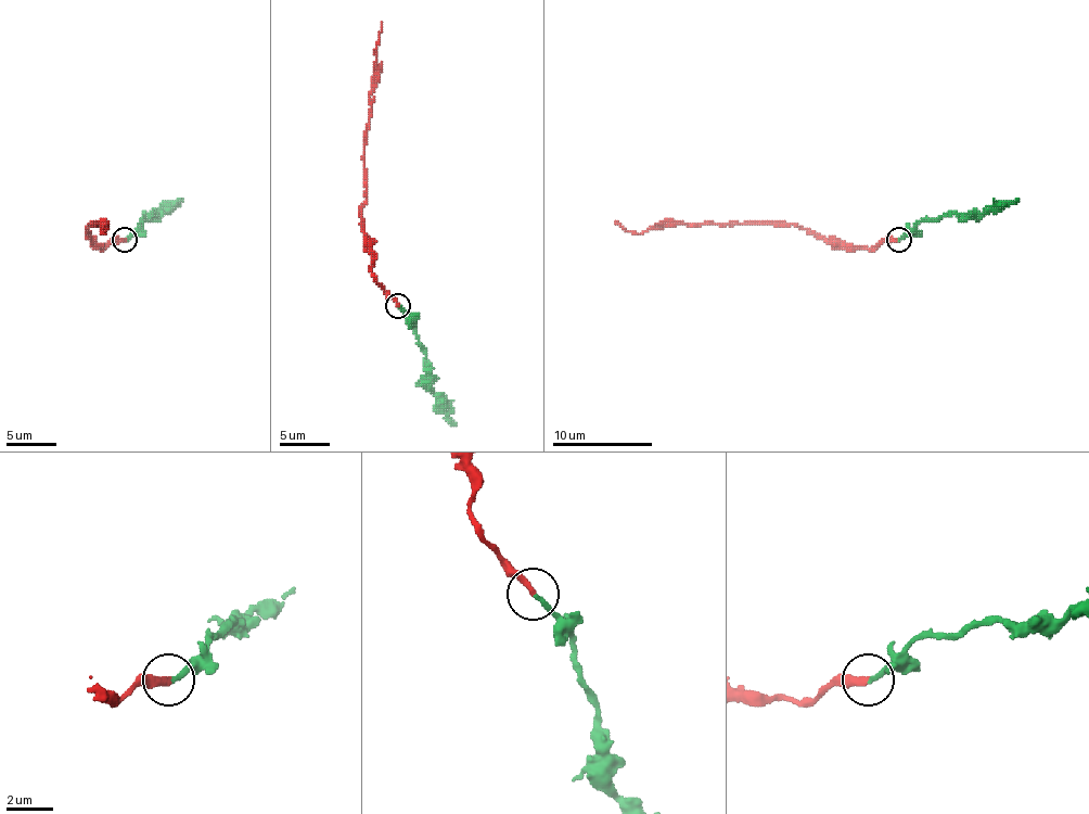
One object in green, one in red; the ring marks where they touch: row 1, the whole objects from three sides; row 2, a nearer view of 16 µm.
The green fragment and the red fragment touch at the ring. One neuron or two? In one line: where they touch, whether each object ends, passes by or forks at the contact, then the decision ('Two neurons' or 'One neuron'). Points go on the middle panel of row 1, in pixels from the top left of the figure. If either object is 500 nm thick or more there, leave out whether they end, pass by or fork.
Place: (398, 305). At the ring green ends. At the ring red ends. One neuron

